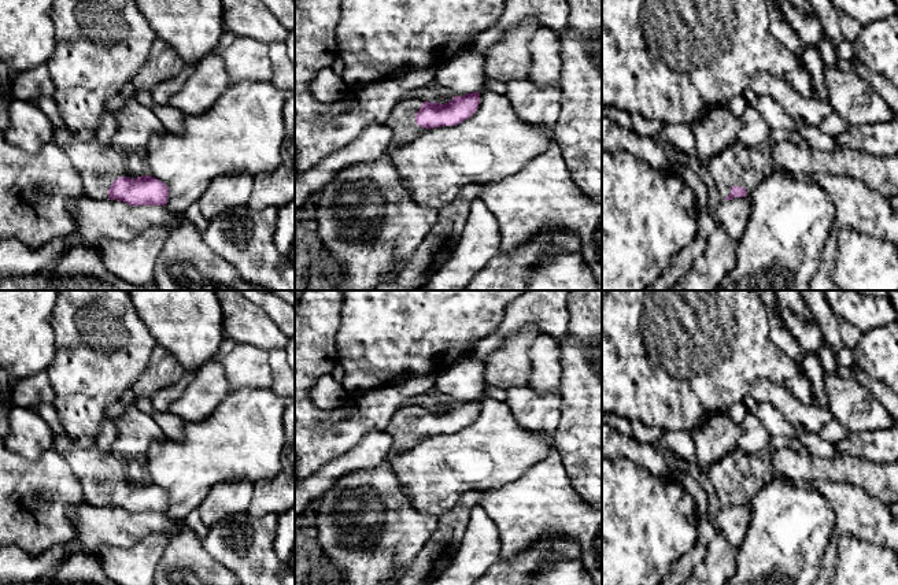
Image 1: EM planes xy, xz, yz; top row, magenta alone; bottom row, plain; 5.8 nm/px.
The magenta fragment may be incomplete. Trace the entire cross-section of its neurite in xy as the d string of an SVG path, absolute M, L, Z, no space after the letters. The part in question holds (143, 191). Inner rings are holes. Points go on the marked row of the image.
M41 96L36 105L51 116L52 141L63 149L81 177L85 196L95 200L119 200L129 206L166 206L169 188L151 175L129 177L133 163L123 151L96 137L81 140L70 133L56 114L52 96Z

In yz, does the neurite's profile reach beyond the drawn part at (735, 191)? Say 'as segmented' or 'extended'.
extended

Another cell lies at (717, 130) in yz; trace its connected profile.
M728 107L714 108L707 116L691 126L696 156L709 159L723 152L735 142L739 126L739 115L735 115Z

